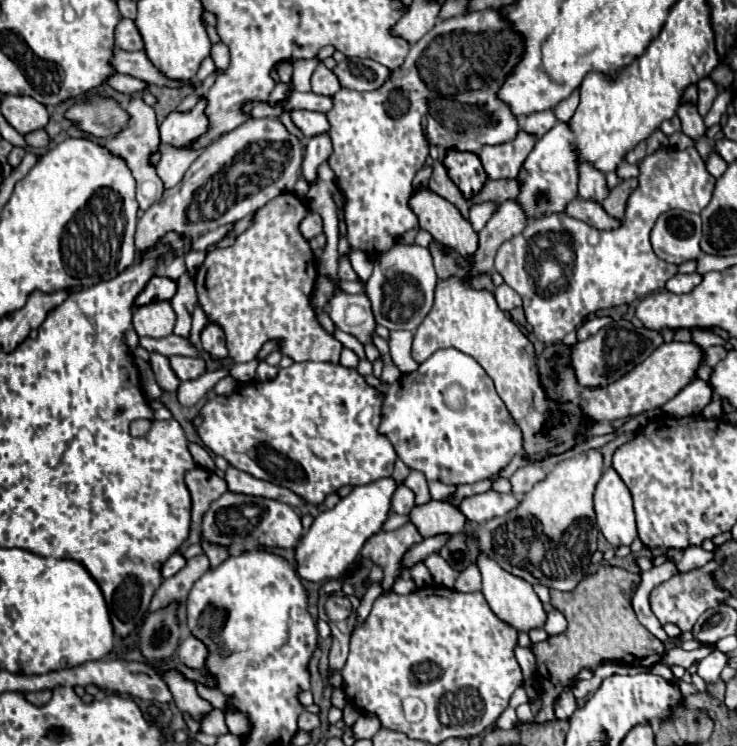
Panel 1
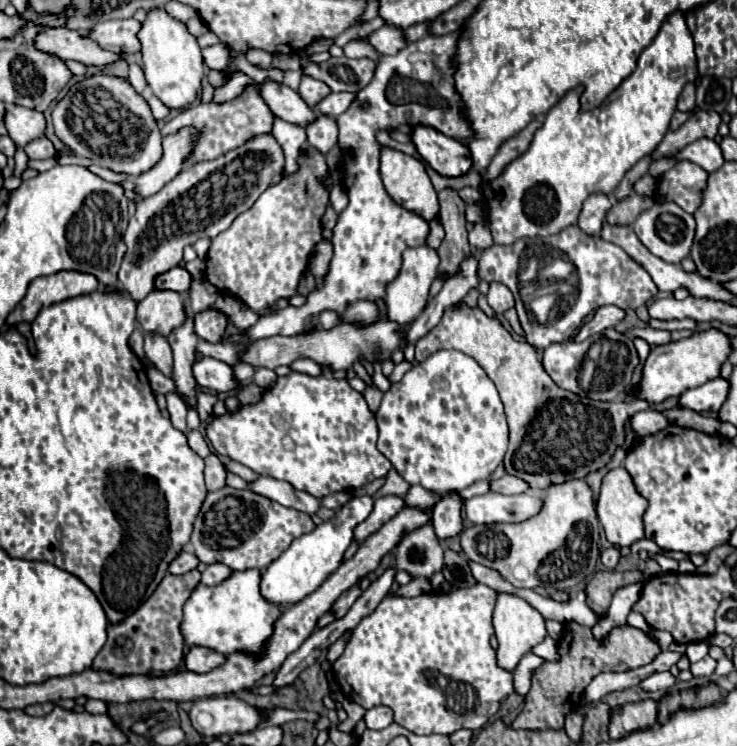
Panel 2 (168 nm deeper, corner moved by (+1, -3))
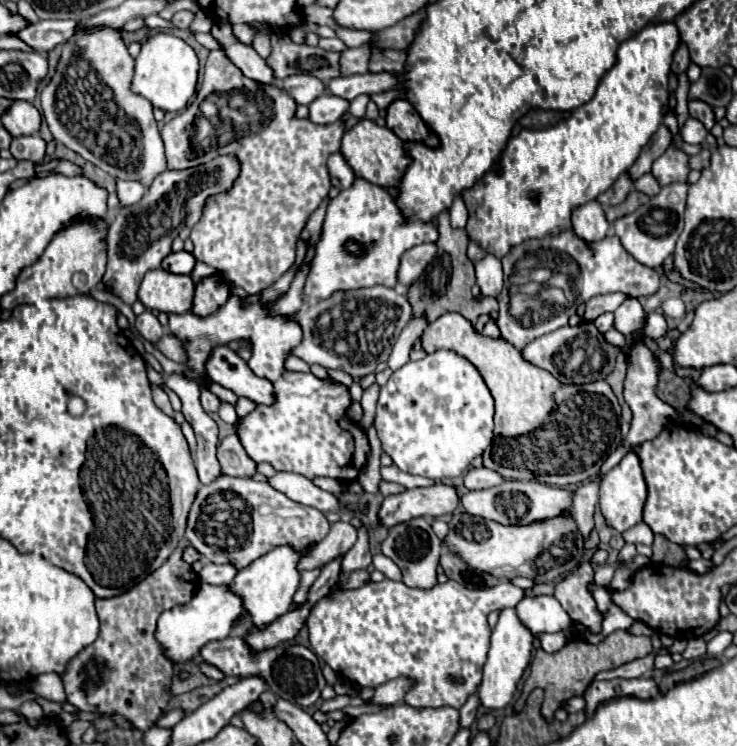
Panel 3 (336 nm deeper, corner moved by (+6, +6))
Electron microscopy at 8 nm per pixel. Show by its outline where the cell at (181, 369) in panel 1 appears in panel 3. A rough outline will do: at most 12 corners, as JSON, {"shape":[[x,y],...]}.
{"shape":[[226,345],[206,361],[210,381],[254,403],[274,401],[272,383],[256,377]]}

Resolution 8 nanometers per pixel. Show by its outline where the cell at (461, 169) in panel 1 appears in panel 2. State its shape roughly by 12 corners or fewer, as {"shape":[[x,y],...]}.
{"shape":[[413,126],[419,156],[443,176],[471,168],[469,150],[435,128]]}

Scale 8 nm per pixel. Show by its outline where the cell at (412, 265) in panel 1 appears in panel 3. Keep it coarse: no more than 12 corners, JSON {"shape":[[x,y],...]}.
{"shape":[[434,243],[408,249],[400,259],[398,283],[406,289],[436,255]]}

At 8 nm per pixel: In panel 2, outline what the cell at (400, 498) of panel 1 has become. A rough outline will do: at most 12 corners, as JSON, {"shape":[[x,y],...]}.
{"shape":[[397,496],[377,498],[371,514],[353,528],[361,544],[391,520],[405,502]]}

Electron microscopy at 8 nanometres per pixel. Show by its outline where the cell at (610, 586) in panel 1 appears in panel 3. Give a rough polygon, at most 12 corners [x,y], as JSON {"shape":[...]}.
{"shape":[[614,631],[598,645],[538,649],[524,693],[544,689],[542,715],[582,695],[598,671],[652,653],[644,635]]}

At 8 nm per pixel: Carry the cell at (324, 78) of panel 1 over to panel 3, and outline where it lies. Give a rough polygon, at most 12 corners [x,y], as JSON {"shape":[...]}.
{"shape":[[290,75],[282,89],[300,105],[324,93],[324,83],[312,75]]}

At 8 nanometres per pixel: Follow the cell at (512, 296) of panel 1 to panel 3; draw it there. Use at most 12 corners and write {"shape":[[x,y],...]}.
{"shape":[[494,255],[476,263],[476,279],[484,297],[502,291],[502,265]]}

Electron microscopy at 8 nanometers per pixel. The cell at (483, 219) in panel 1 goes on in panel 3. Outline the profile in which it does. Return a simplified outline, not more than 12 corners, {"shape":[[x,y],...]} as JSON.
{"shape":[[457,196],[450,208],[454,228],[465,228],[468,210],[462,197]]}

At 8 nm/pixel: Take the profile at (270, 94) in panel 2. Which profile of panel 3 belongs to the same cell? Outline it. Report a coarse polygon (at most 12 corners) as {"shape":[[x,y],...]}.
{"shape":[[214,23],[212,35],[248,79],[278,85],[268,63],[238,43],[228,23]]}

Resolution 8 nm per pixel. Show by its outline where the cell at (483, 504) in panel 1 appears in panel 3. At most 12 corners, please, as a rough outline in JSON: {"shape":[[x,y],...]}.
{"shape":[[538,481],[468,491],[470,515],[526,525],[572,509],[568,491]]}

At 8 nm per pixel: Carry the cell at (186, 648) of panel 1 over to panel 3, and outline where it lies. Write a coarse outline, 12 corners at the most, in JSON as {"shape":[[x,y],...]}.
{"shape":[[240,631],[200,649],[224,675],[260,675],[310,707],[326,687],[320,659],[282,643],[252,655]]}

